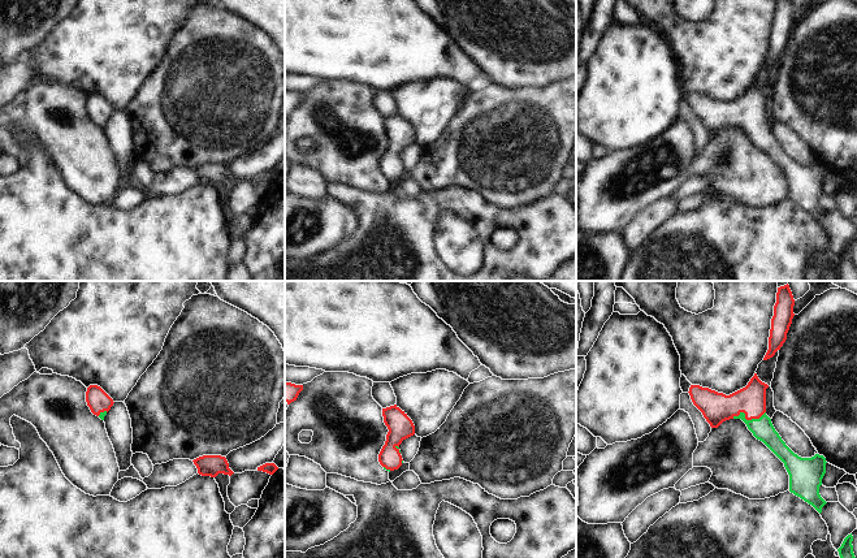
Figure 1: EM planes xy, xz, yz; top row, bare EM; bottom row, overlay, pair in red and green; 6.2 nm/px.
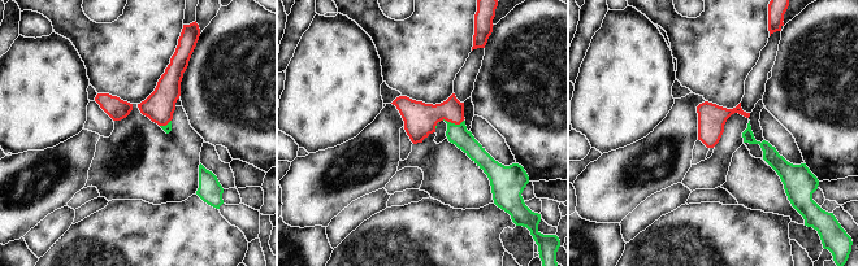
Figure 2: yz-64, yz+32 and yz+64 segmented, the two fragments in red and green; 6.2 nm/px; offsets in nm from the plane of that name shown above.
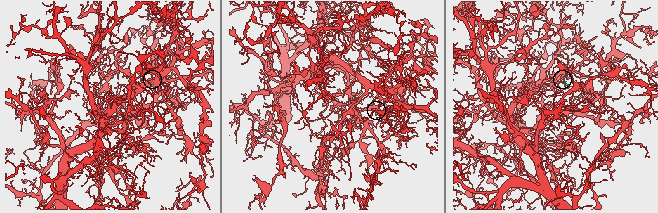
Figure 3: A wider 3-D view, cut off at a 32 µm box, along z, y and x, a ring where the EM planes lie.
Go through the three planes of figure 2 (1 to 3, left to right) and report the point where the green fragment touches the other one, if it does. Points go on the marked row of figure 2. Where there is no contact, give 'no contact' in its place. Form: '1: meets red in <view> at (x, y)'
1: meets red in yz-64 at (165, 125)
2: meets red in yz+32 at (453, 122)
3: no contact

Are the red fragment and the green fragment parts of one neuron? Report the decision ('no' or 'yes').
yes

